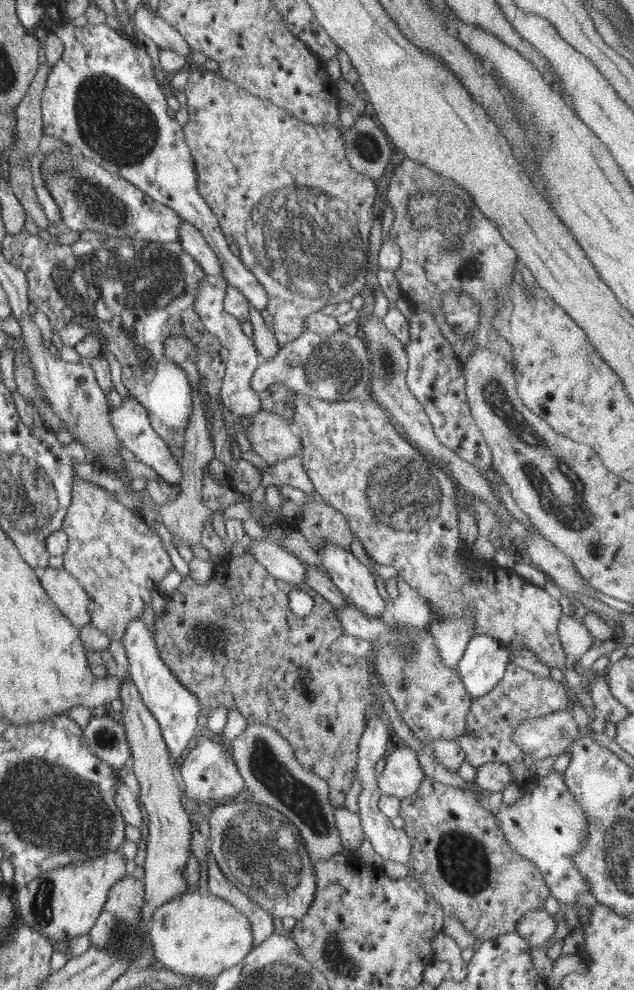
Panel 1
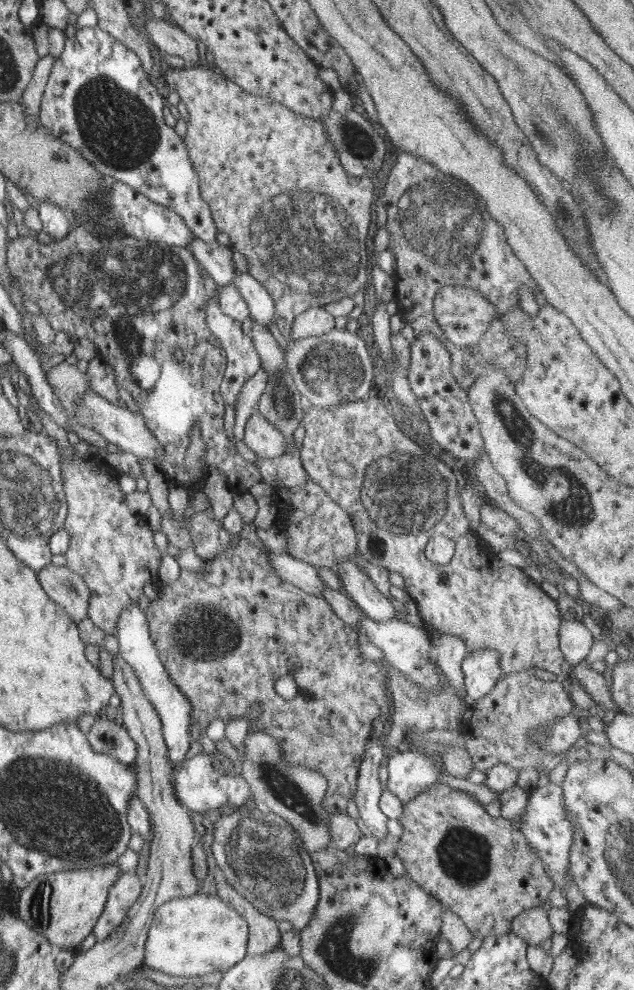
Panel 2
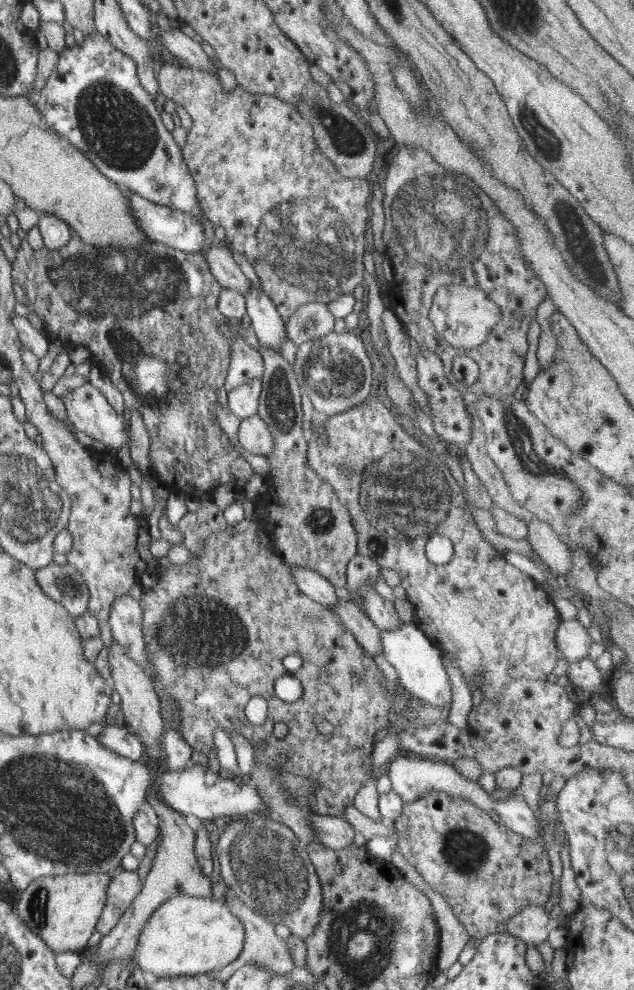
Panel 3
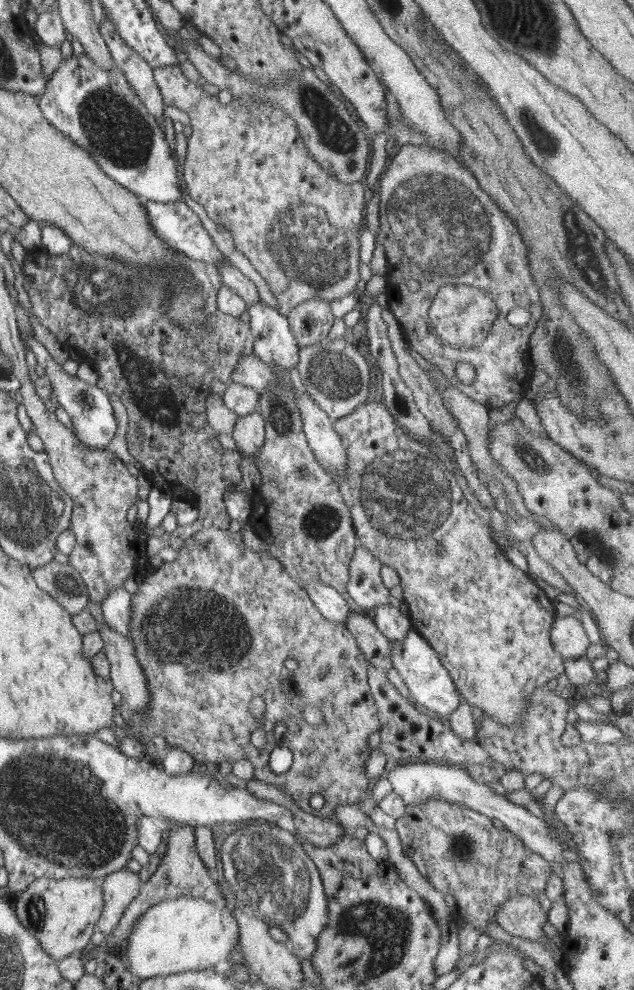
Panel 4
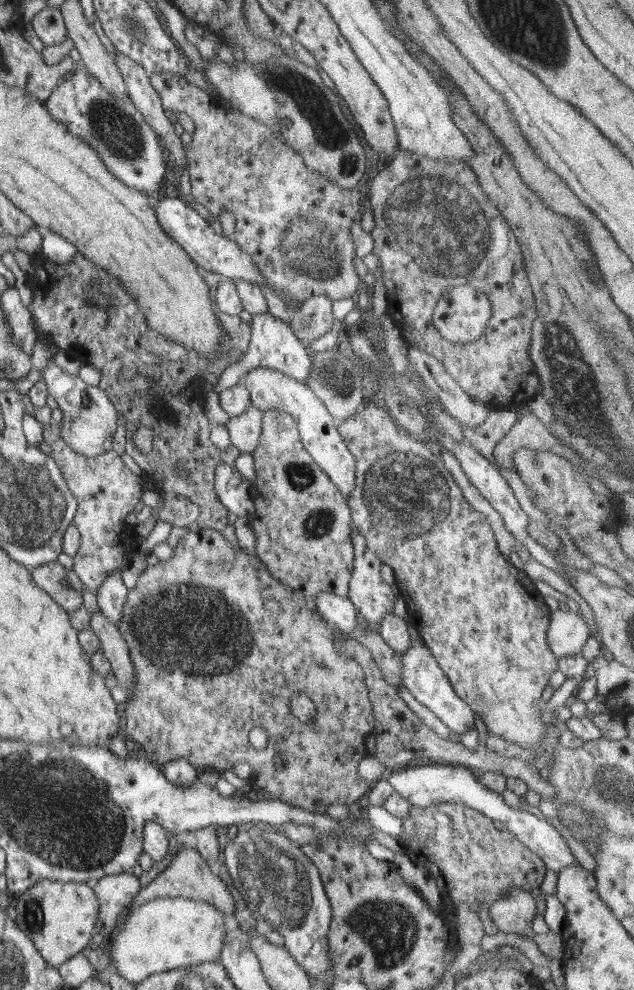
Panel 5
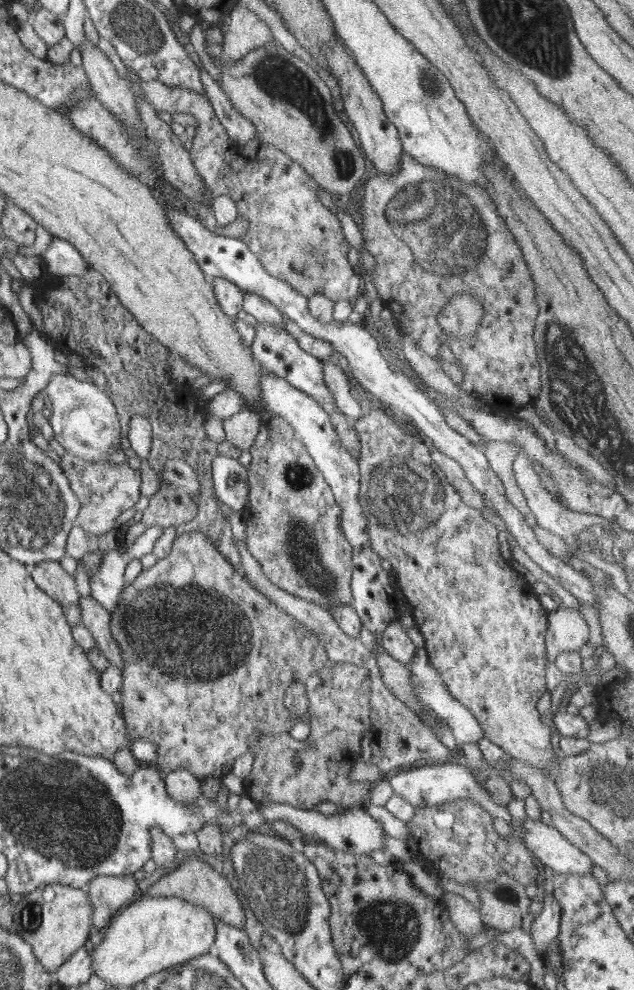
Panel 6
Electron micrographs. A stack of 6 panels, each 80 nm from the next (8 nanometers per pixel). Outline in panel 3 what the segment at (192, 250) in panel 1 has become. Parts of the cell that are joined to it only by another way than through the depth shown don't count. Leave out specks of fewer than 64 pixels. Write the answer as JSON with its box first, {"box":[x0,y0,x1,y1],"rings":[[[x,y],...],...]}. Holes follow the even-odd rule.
{"box":[202,243,252,296],"rings":[[[210,243],[202,255],[210,267],[210,272],[222,288],[230,287],[245,296],[252,285],[244,273],[240,271],[240,266],[234,261],[232,253],[226,247]]]}

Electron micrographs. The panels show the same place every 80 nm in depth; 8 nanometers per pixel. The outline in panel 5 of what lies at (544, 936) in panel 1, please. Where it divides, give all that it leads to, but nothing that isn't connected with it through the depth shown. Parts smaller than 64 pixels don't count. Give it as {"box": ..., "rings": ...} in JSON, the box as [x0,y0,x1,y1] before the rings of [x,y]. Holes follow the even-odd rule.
{"box":[488,889,537,937],"rings":[[[506,889],[498,901],[489,906],[488,915],[499,932],[533,937],[532,923],[537,915],[536,900],[522,889]]]}

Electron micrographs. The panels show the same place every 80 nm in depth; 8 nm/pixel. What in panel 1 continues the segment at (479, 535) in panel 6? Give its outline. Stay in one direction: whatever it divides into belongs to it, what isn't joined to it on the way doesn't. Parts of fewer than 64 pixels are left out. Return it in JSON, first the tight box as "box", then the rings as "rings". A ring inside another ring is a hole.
{"box":[294,393,569,676],"rings":[[[296,393],[296,396],[294,396],[294,426],[297,428],[298,436],[301,438],[303,467],[310,477],[314,488],[328,501],[329,505],[346,516],[351,531],[360,539],[367,554],[376,562],[377,567],[383,569],[386,566],[393,566],[398,572],[397,575],[405,579],[410,586],[414,587],[435,608],[438,619],[461,617],[463,615],[462,610],[470,607],[475,610],[475,625],[473,630],[471,630],[473,636],[490,635],[494,637],[502,645],[502,648],[508,650],[509,663],[512,663],[515,652],[528,650],[534,653],[543,664],[546,664],[559,676],[560,669],[563,666],[568,667],[566,664],[569,661],[563,652],[563,646],[557,631],[559,618],[564,614],[559,600],[554,599],[544,589],[530,584],[512,569],[501,567],[495,562],[486,564],[486,560],[476,558],[470,548],[465,548],[465,544],[459,539],[458,530],[458,525],[460,525],[458,499],[461,490],[452,476],[448,476],[444,468],[438,465],[438,461],[434,460],[431,456],[423,454],[414,444],[404,440],[396,433],[394,425],[390,424],[389,418],[385,413],[384,408],[369,397],[326,402],[326,400],[322,401],[319,398],[317,399],[304,393]],[[437,544],[443,544],[443,551],[440,554],[435,551]]]}

